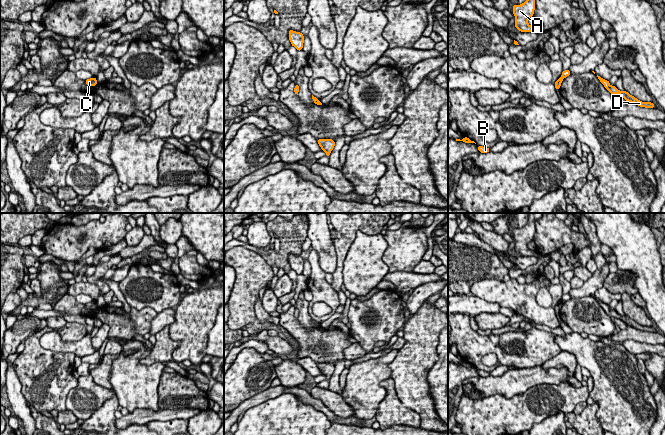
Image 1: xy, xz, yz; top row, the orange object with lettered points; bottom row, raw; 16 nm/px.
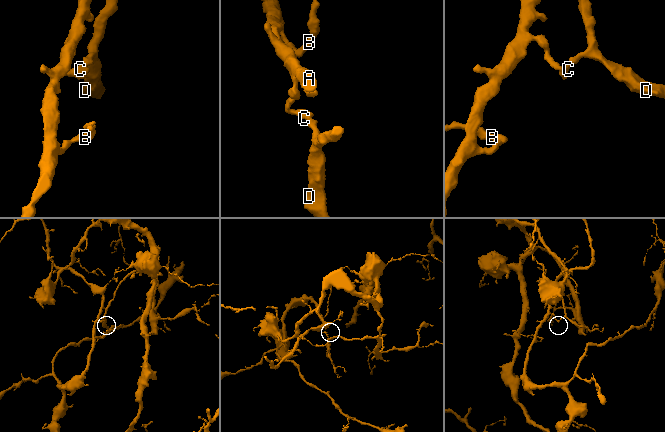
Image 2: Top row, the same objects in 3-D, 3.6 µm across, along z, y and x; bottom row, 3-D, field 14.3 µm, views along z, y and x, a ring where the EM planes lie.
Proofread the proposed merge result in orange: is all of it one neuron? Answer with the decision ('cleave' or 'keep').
cleave

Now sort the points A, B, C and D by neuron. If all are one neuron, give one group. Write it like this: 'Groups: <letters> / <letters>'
Groups: A B C / D

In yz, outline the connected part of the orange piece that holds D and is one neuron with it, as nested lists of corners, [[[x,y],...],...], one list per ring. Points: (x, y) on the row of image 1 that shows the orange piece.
[[[598,76],[598,79],[600,80],[600,82],[604,85],[604,87],[612,94],[618,94],[621,95],[627,102],[631,102],[634,103],[640,107],[645,107],[645,108],[655,108],[655,105],[653,104],[653,102],[642,102],[640,100],[638,100],[637,98],[635,98],[634,96],[630,95],[627,91],[620,91],[616,88],[616,86],[611,86],[608,80],[605,80],[603,78],[601,78],[600,76]]]

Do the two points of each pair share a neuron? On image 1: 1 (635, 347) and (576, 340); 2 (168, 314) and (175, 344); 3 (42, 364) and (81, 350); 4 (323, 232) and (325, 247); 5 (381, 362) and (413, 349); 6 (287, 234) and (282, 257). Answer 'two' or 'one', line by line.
1: two
2: two
3: two
4: one
5: two
6: one

